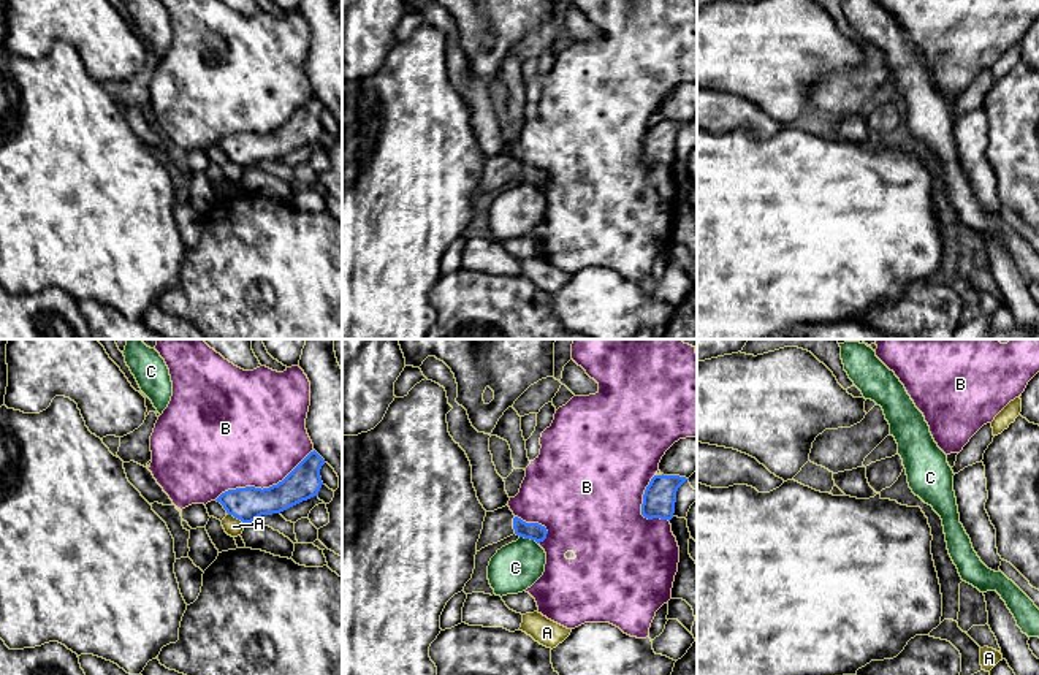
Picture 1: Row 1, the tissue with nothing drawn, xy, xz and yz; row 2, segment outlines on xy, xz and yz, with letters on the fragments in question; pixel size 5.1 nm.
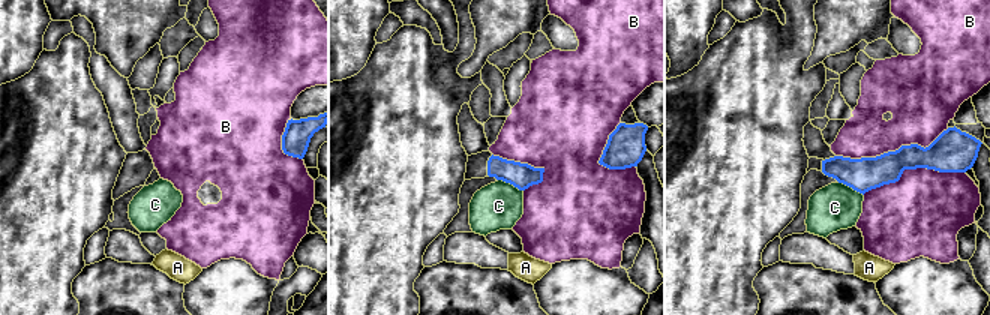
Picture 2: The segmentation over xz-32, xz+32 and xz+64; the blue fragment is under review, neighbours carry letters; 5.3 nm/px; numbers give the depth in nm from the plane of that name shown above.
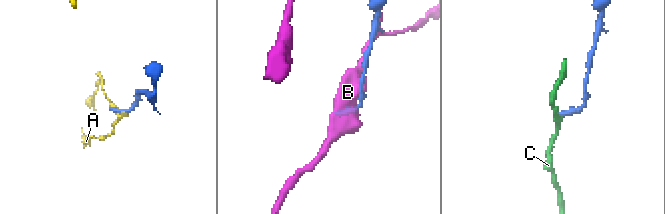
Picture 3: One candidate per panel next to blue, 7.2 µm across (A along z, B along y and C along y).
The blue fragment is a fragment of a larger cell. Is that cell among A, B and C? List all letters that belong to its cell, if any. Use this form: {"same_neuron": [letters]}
{"same_neuron": []}

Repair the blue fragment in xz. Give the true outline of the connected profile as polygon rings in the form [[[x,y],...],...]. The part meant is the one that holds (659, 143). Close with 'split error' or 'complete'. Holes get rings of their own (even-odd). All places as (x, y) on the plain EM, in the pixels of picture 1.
[[[654,120],[643,139],[641,160],[648,165],[672,165],[676,136],[689,124],[679,120]]]; complete

